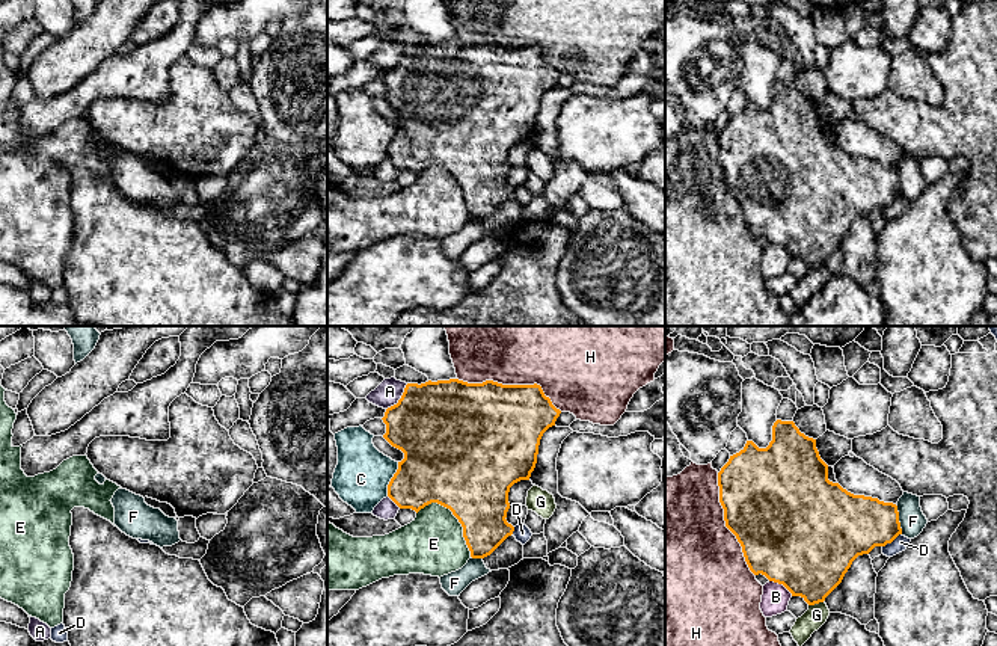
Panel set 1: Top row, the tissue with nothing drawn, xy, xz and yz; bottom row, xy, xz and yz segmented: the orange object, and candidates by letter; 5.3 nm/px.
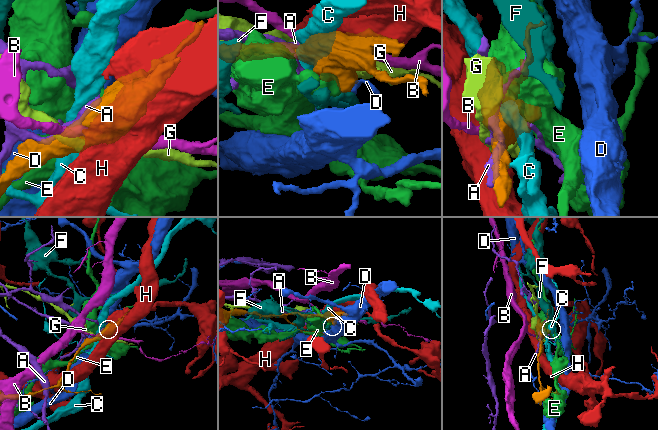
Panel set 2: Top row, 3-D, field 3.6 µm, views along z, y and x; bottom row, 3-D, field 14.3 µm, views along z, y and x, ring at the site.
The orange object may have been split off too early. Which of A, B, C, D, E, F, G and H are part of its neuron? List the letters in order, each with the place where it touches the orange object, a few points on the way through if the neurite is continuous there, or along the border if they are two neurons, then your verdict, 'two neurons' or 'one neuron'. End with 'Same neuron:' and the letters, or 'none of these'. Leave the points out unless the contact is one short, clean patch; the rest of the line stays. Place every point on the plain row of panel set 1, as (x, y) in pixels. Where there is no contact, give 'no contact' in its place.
A: xz (400, 61) | two neurons
B: yz (782, 245) | two neurons
C: xz (391, 141) | two neurons
D: yz (892, 203) | two neurons
E: xz (456, 178) | two neurons
F: yz (898, 181) | along yz (895, 166), (902, 195) | two neurons
G: yz (816, 264) | two neurons
H: xz (512, 47) | two neurons
Same neuron: none of these

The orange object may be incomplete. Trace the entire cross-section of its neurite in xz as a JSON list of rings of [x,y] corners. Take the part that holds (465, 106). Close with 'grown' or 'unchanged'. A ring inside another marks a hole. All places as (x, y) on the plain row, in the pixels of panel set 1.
[[[459,41],[407,45],[397,66],[386,71],[383,100],[404,115],[388,146],[400,171],[416,175],[431,165],[452,174],[463,189],[472,220],[490,217],[514,189],[507,184],[510,149],[529,142],[543,95],[561,72],[540,47],[468,45]]]; unchanged

